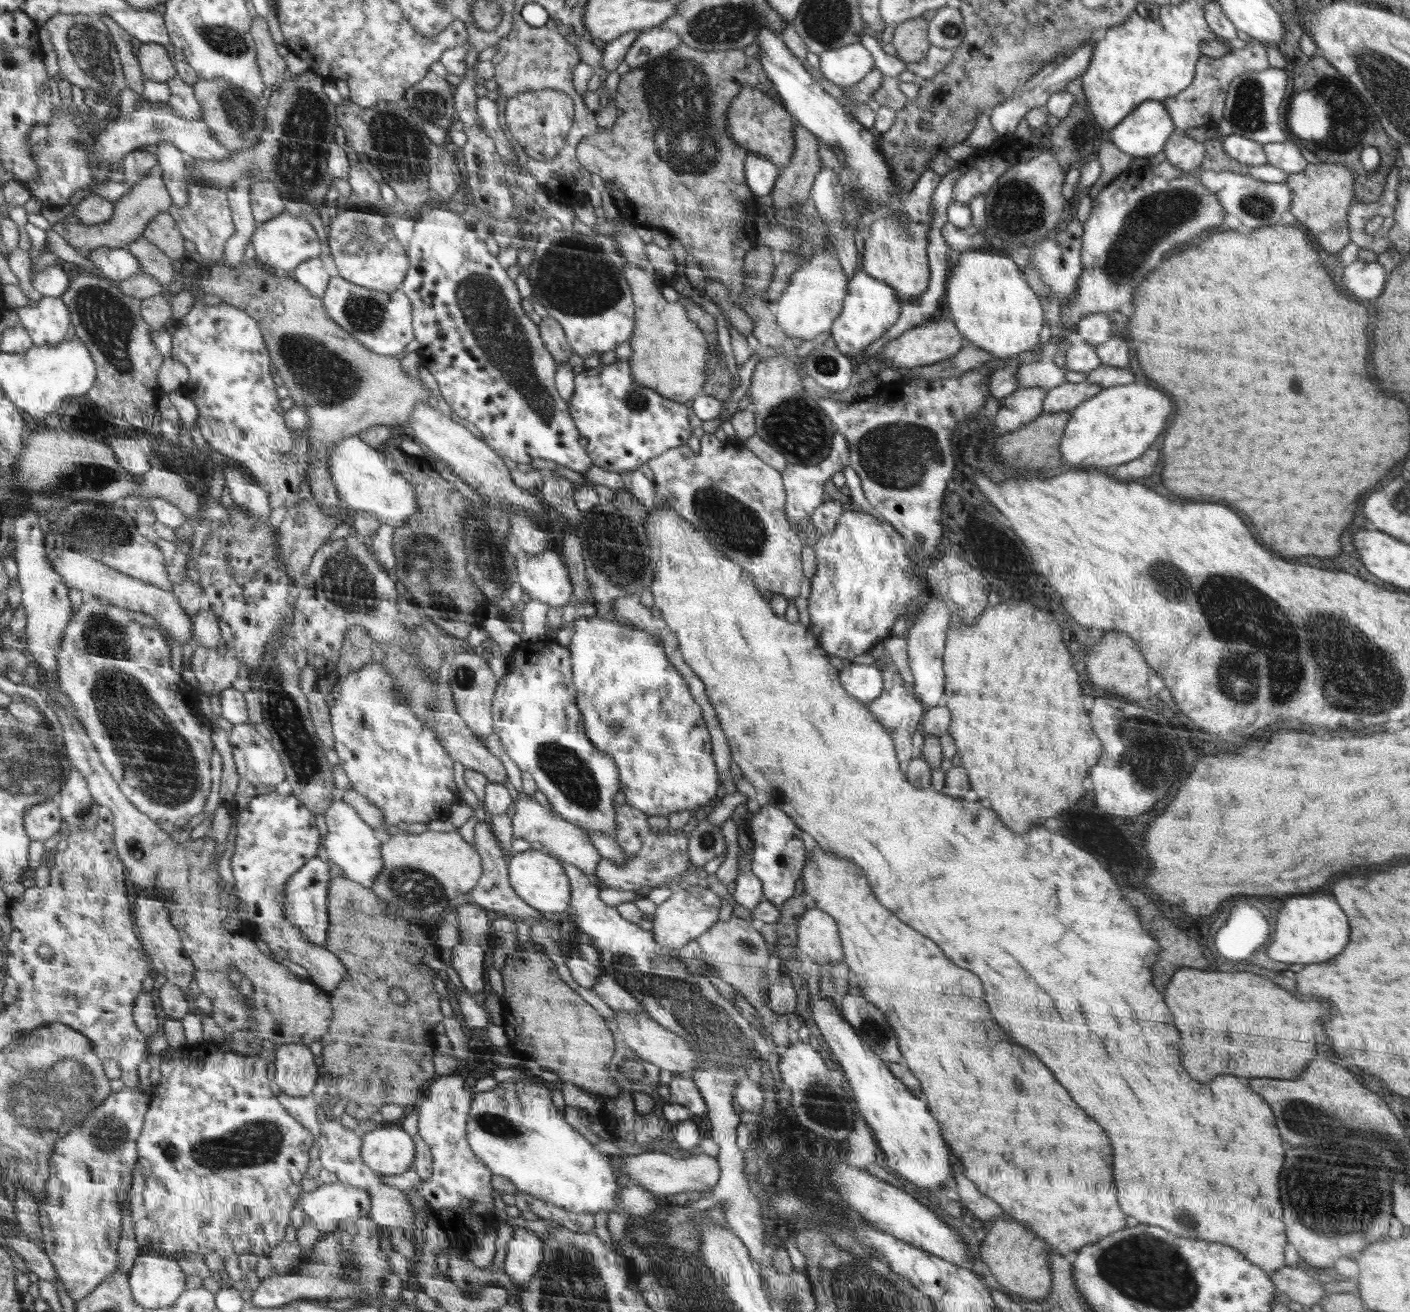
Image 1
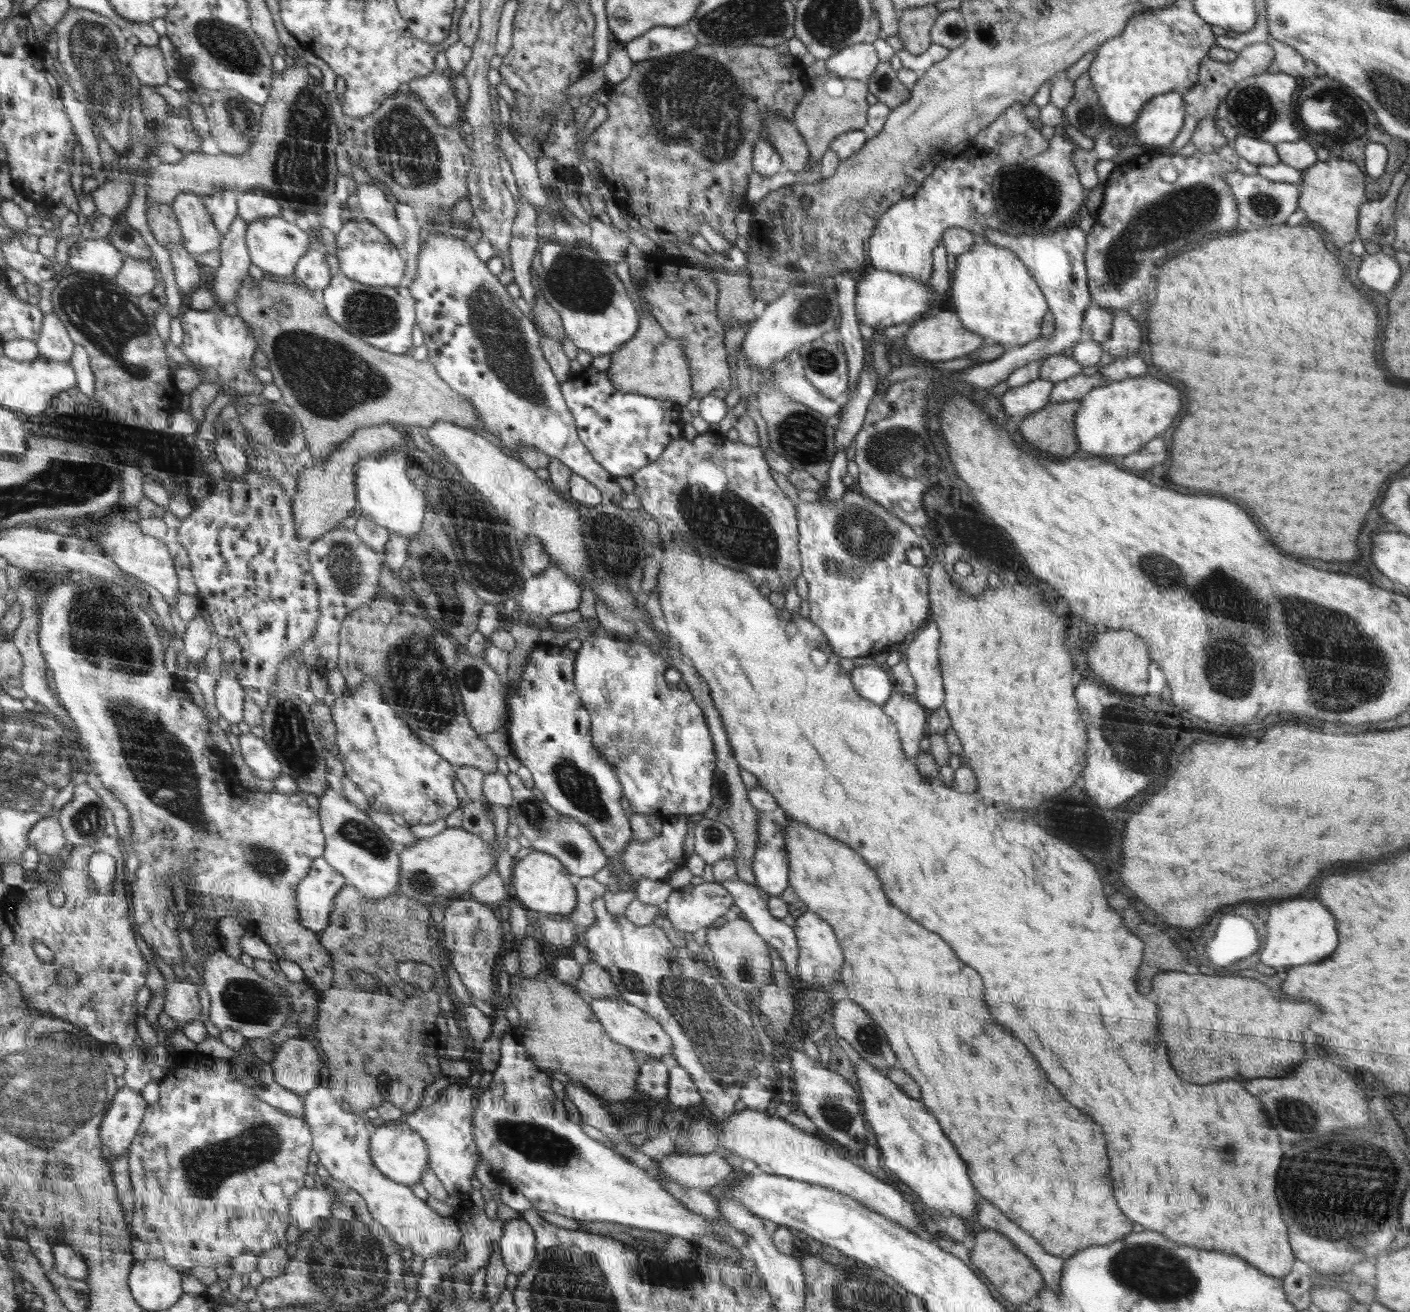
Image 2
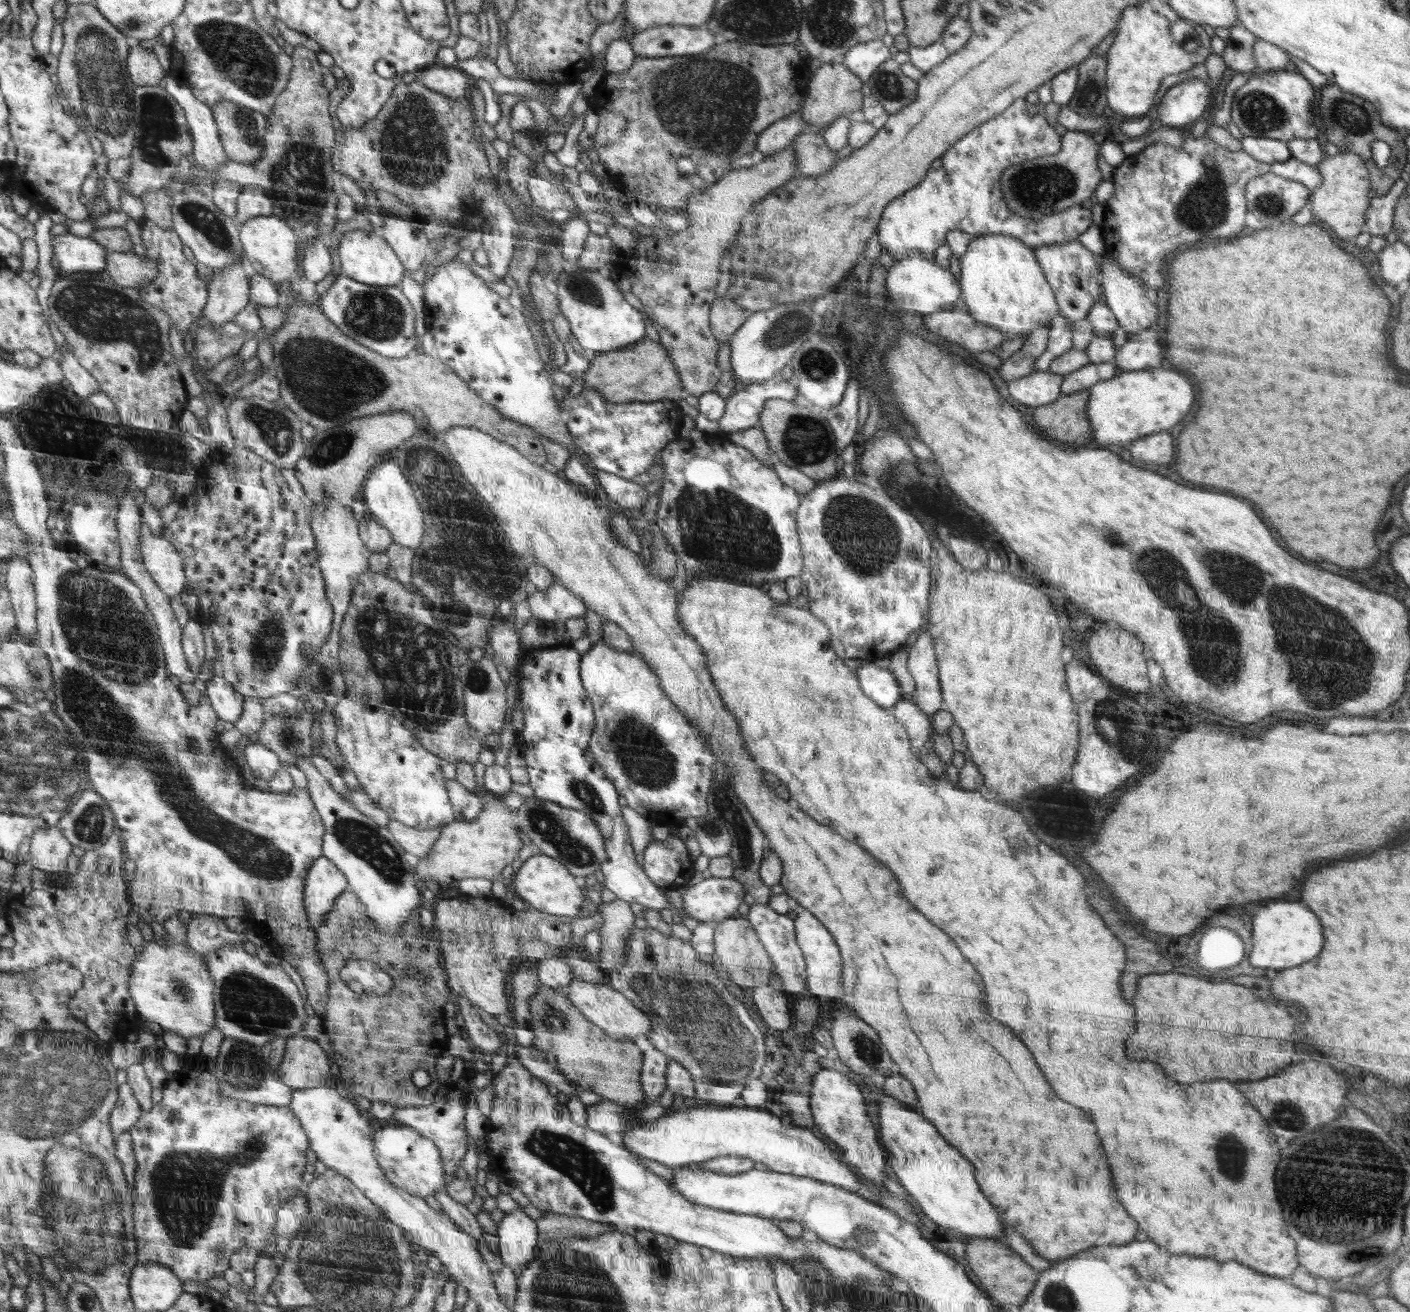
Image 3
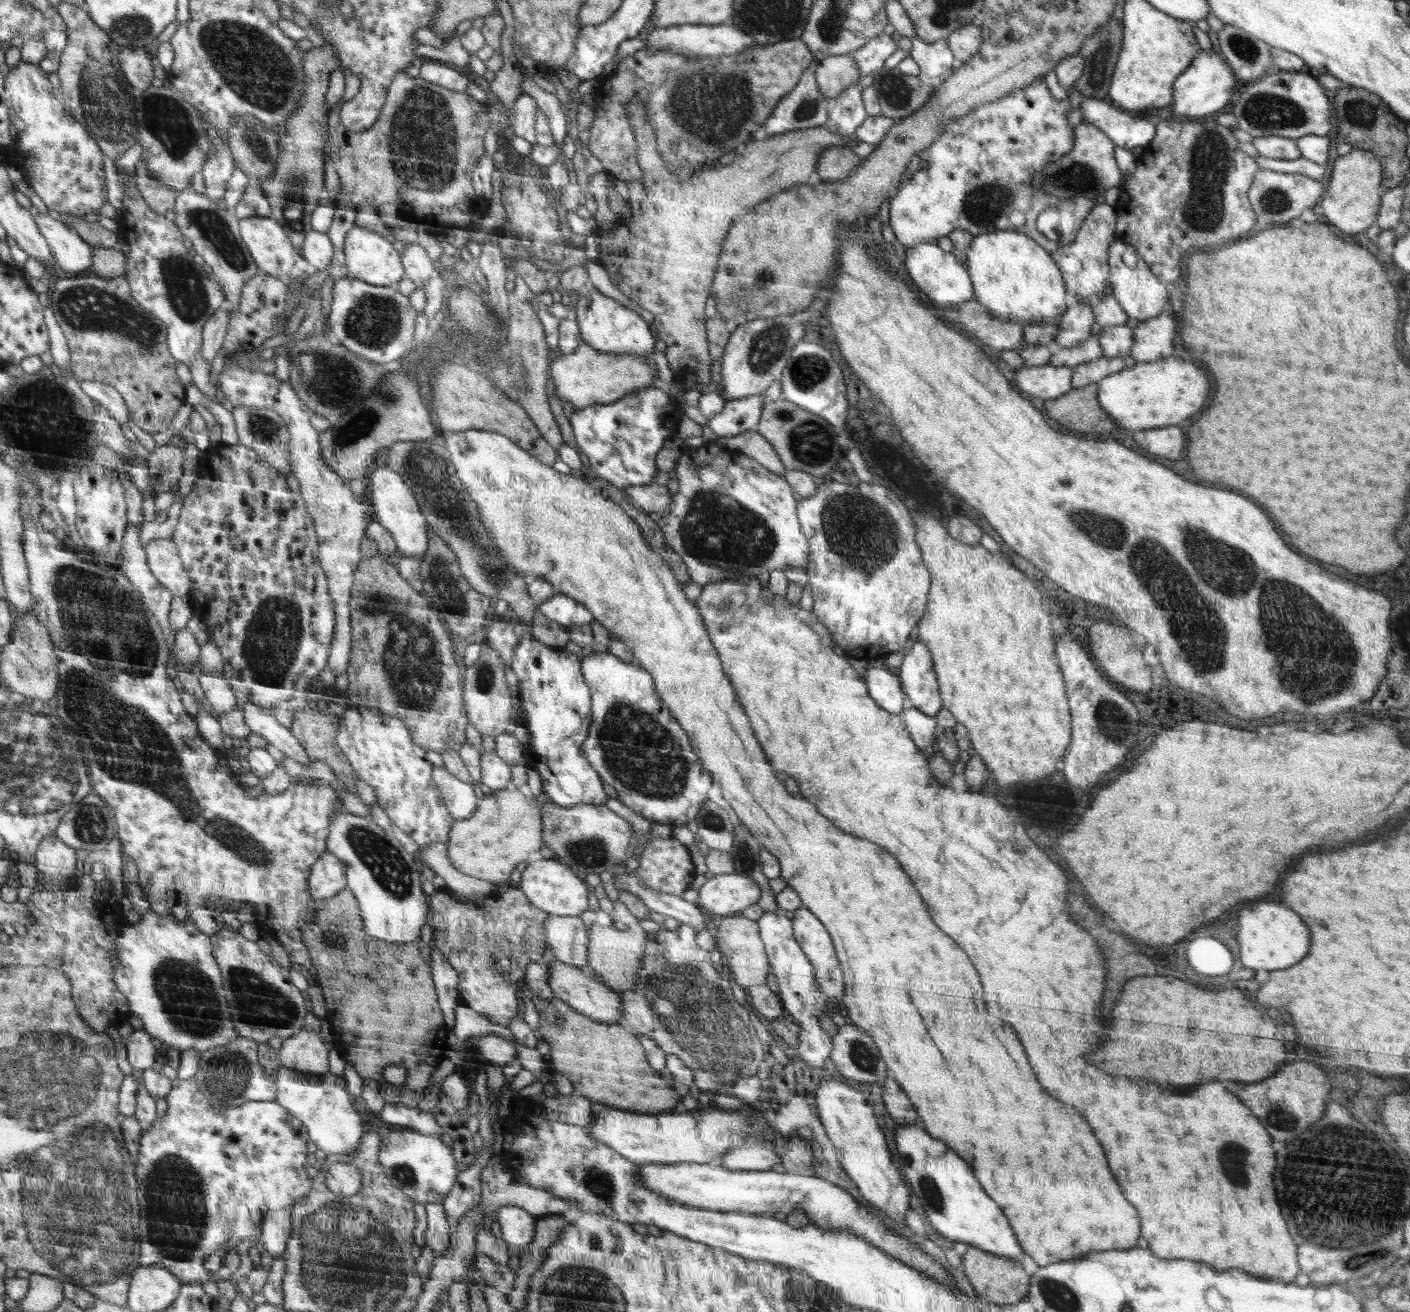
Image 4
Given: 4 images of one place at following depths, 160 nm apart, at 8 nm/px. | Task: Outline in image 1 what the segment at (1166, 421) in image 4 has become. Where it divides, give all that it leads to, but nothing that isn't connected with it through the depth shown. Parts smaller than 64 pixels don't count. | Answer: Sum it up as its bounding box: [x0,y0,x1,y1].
[1060,382,1172,470]

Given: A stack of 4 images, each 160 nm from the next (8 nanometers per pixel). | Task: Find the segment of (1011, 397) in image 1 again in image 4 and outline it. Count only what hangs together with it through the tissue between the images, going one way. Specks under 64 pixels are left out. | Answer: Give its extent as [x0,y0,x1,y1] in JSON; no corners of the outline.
[1016,364,1074,402]

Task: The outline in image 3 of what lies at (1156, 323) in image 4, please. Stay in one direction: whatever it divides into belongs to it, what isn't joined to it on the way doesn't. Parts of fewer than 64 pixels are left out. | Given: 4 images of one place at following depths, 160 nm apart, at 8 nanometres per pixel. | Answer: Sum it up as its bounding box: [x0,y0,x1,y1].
[1112,326,1162,371]

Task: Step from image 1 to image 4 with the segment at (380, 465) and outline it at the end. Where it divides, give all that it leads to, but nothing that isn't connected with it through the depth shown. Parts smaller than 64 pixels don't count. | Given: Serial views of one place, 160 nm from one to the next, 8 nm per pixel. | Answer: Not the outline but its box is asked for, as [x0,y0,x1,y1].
[367,466,429,558]

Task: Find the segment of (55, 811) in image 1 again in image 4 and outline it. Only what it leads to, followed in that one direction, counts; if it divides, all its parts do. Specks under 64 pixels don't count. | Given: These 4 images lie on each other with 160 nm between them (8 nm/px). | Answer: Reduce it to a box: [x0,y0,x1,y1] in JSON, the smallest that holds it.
[35,835,81,890]

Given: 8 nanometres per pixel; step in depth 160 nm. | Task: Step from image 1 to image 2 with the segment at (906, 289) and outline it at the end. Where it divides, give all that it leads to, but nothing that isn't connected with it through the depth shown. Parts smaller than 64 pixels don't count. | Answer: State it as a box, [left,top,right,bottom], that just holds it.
[868,102,1050,282]

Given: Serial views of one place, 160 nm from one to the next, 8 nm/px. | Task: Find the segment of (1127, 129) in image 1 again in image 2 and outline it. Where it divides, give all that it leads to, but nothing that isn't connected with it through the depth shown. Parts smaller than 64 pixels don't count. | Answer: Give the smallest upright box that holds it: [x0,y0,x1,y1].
[1133,92,1185,149]

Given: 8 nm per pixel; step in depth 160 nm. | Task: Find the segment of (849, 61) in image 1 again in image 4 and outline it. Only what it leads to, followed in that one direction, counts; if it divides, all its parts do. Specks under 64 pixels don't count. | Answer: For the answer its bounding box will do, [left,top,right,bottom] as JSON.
[852,33,896,77]

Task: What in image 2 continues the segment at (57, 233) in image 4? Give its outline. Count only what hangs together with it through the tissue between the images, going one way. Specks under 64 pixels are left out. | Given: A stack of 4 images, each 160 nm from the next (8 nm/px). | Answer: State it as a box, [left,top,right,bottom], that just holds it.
[68,238,126,279]

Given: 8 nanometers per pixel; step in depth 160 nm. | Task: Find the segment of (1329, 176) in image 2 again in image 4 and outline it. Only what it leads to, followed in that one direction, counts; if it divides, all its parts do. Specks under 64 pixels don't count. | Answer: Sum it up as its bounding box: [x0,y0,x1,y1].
[1319,149,1385,235]

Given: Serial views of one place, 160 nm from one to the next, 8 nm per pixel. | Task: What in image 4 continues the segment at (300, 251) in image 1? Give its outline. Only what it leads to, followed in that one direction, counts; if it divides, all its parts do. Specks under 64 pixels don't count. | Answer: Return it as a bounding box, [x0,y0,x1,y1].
[239,216,298,278]

